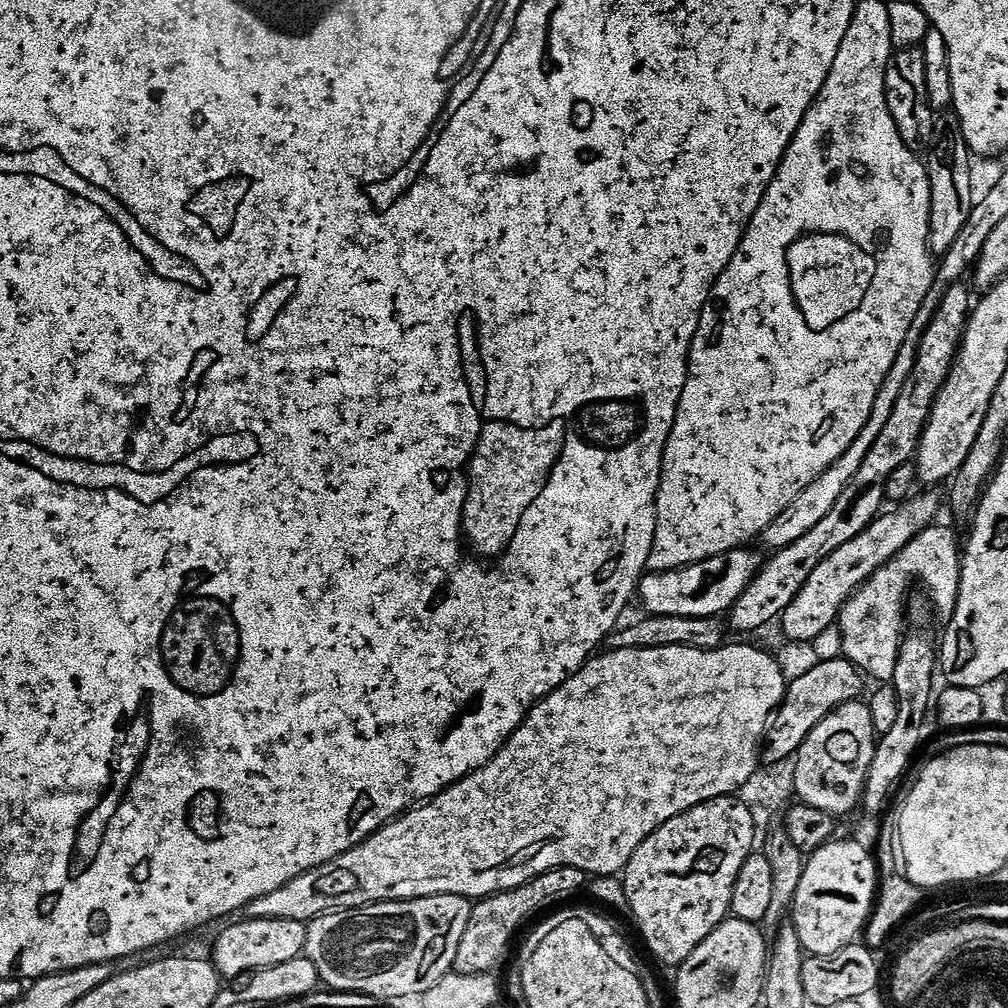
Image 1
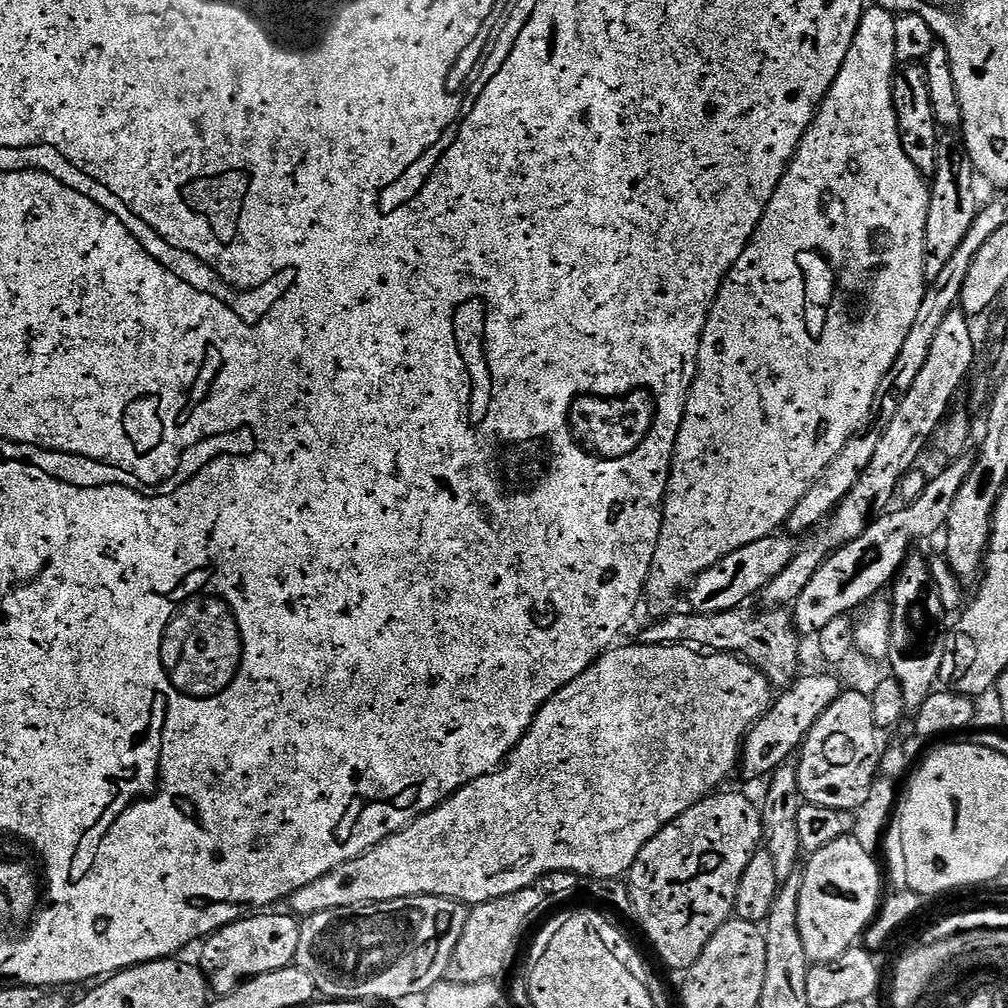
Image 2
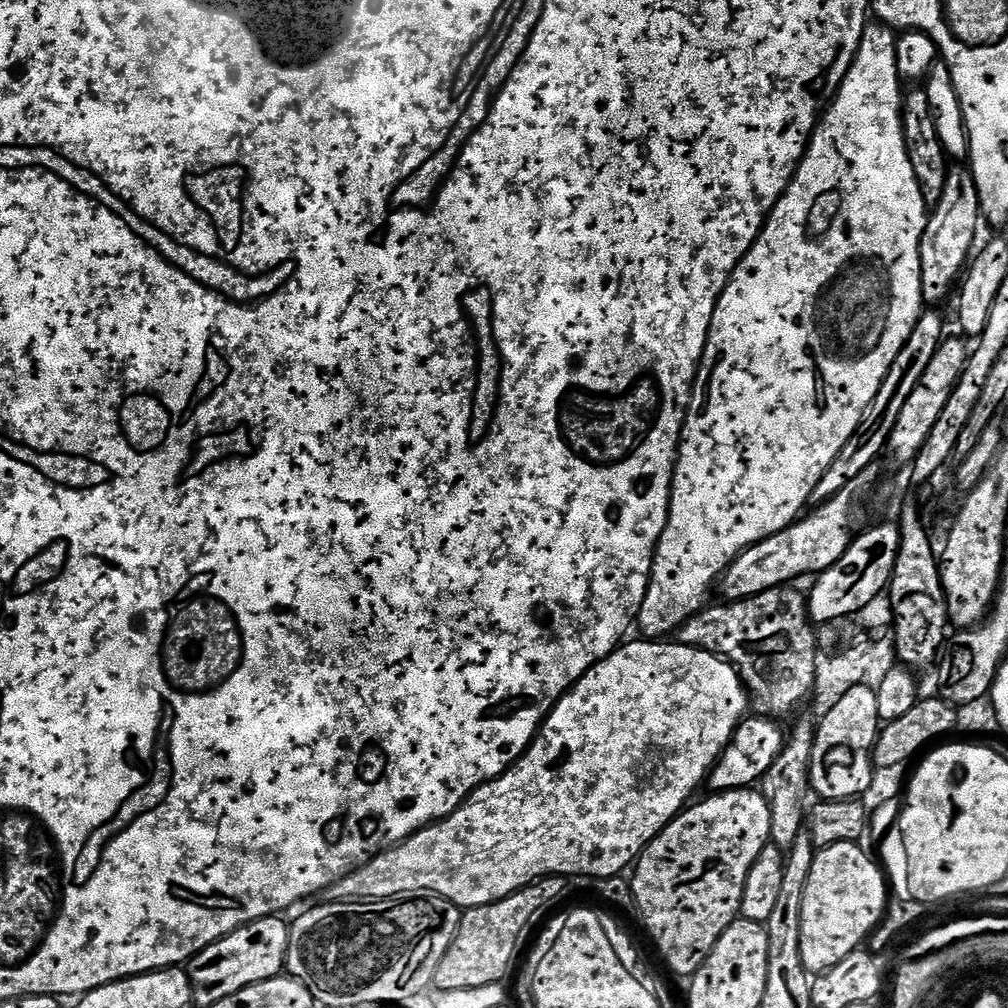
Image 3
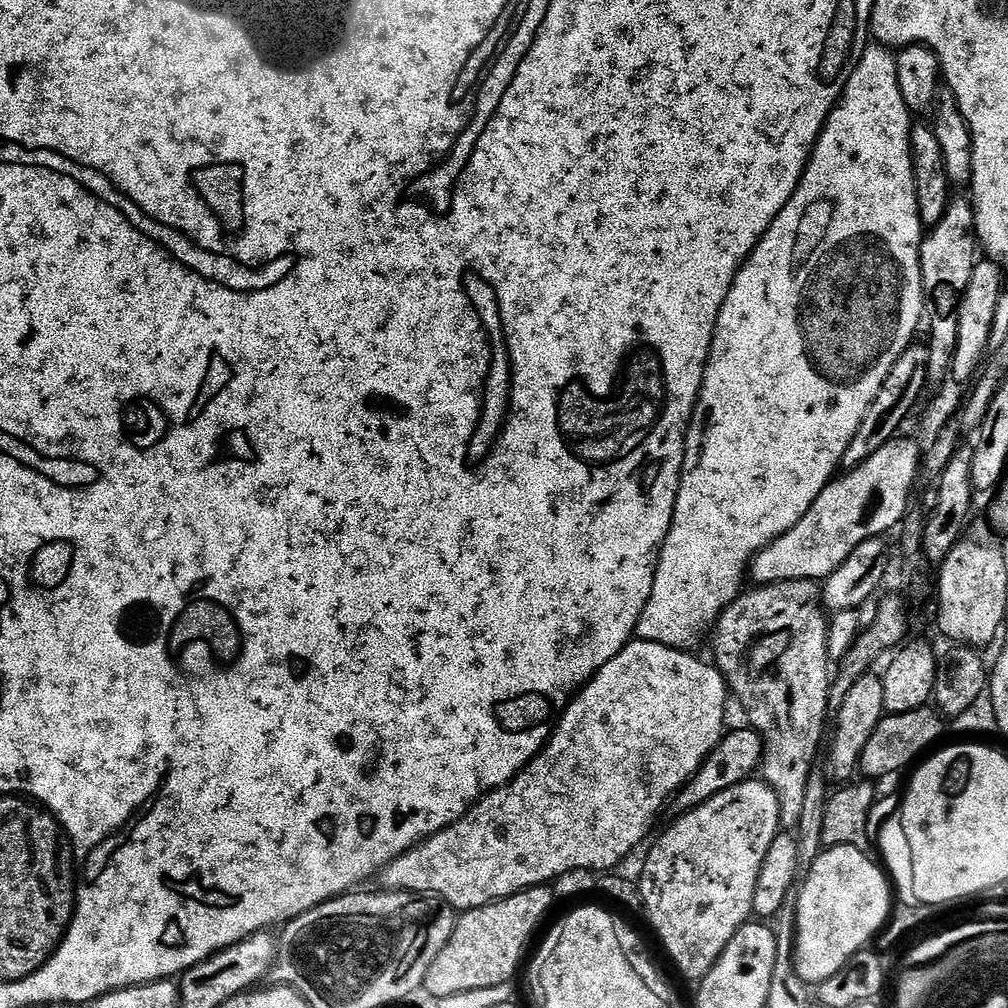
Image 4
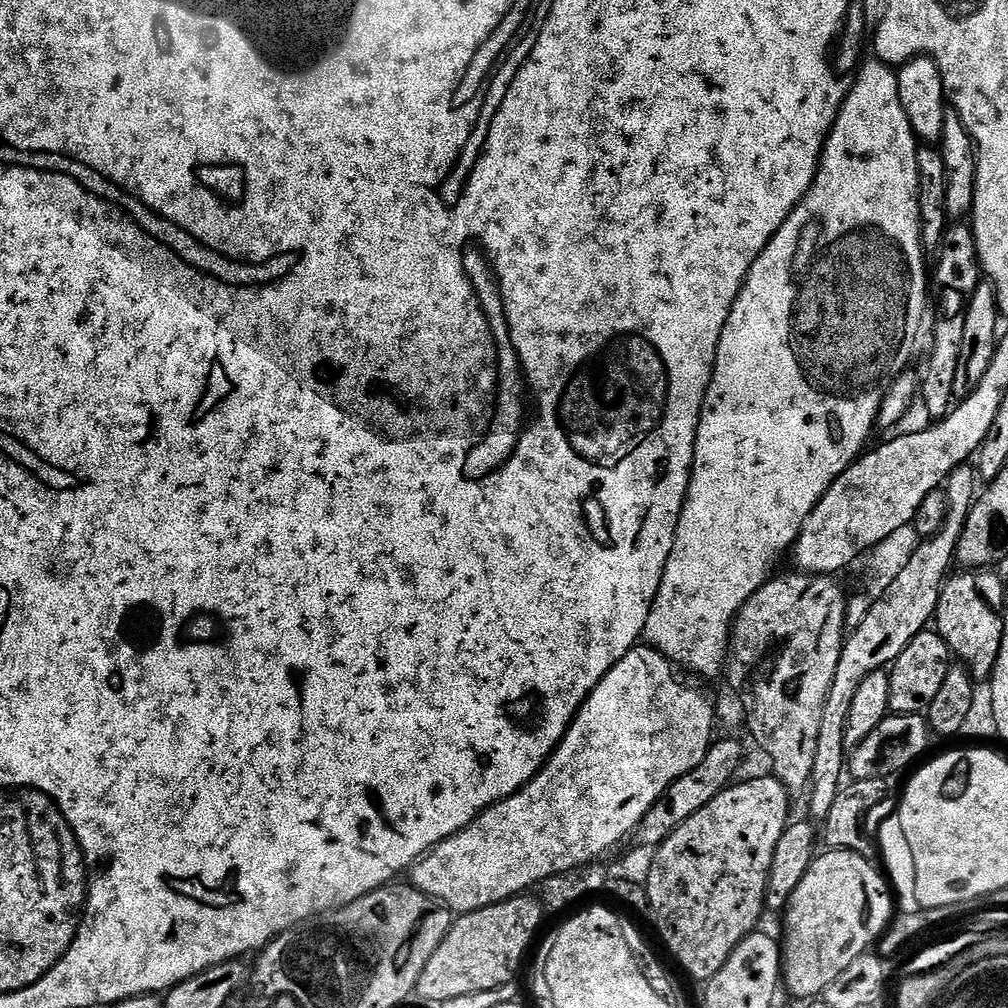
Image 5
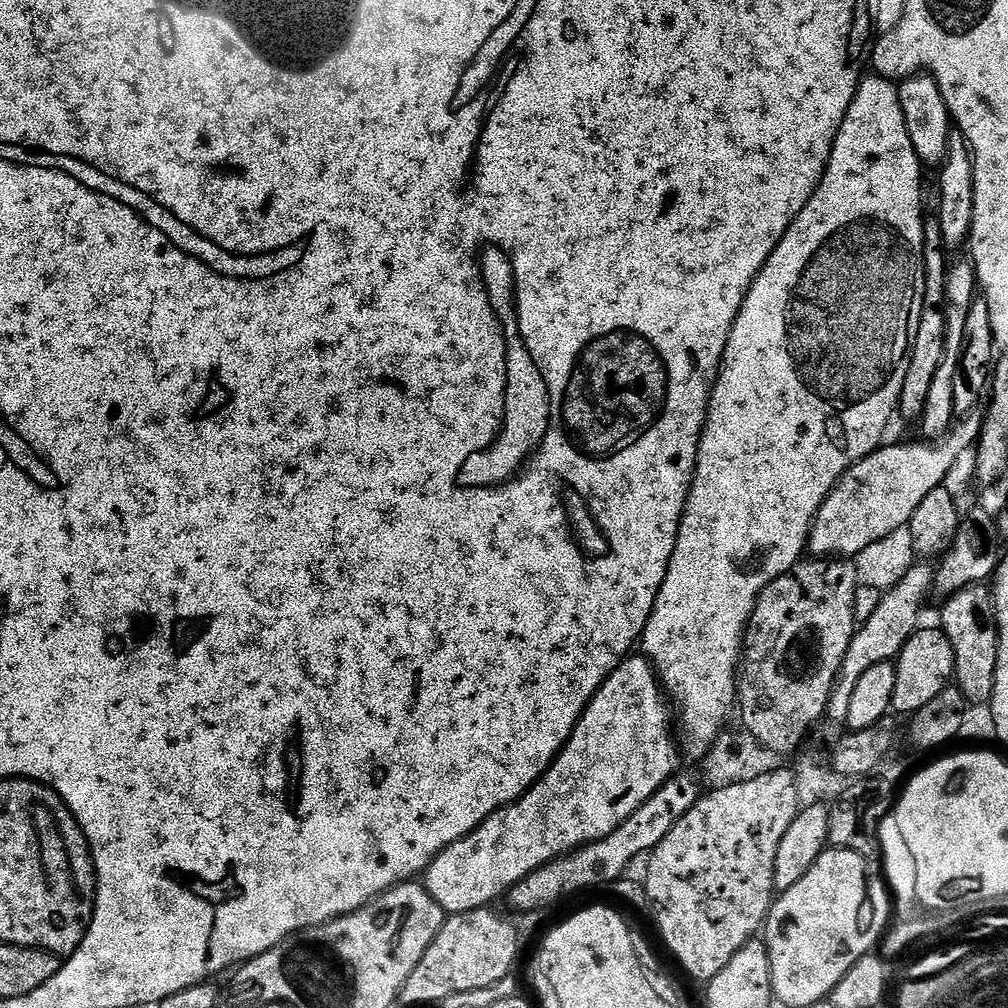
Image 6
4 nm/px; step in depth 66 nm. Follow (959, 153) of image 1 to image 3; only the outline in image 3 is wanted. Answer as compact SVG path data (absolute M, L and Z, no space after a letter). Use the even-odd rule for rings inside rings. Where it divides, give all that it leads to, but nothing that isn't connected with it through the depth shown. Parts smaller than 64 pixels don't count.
M954 166L949 169L946 187L942 197L931 209L927 228L920 243L923 300L930 306L936 306L932 304L944 301L952 286L955 287L967 267L978 232L978 222L981 223L982 220L980 199L977 196L977 179L967 167L962 167L964 166Z

